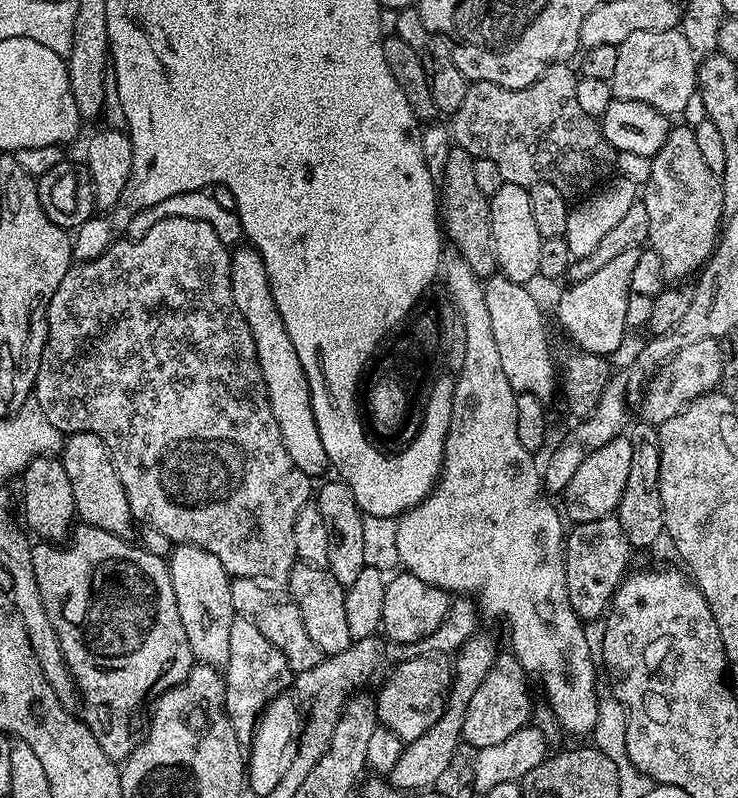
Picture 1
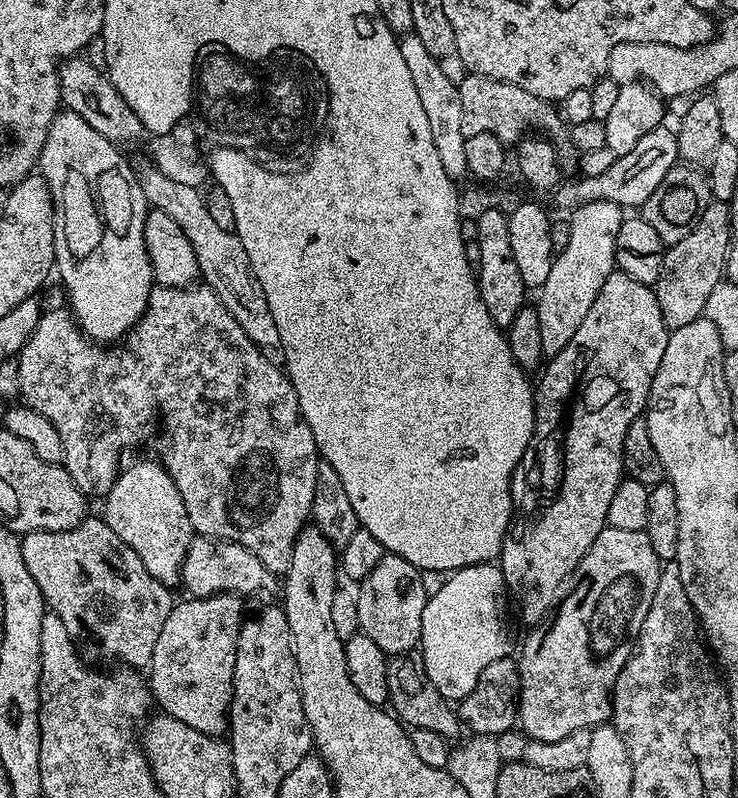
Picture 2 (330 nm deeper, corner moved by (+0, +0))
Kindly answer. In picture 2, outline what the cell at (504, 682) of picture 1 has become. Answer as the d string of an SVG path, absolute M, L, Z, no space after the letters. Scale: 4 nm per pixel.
M605 526L594 538L594 546L582 558L582 562L577 566L575 575L580 576L580 581L576 584L576 589L568 597L559 601L554 615L551 617L552 625L543 632L543 627L536 626L524 640L524 645L520 648L518 663L520 665L520 702L518 705L518 727L528 736L529 740L538 742L558 742L561 738L566 738L566 734L574 734L574 730L589 730L598 724L609 723L612 719L612 691L618 682L618 674L626 666L626 662L631 658L636 647L636 640L642 630L642 622L646 622L646 614L650 614L650 606L654 602L654 590L658 590L658 582L662 571L662 562L658 554L654 554L654 546L650 546L650 538L647 531L635 532L634 530L614 530Z

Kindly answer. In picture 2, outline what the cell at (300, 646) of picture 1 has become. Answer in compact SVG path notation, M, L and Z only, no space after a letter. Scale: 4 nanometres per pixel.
M196 536L186 550L186 558L182 562L180 584L189 597L216 596L219 592L231 592L241 598L249 598L255 592L277 591L277 573L266 570L258 558L246 546L235 544L229 540L219 540L213 536Z

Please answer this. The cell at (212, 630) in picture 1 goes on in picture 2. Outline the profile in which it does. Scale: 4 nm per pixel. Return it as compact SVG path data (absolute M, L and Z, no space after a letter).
M156 459L140 460L129 468L127 465L108 495L103 497L102 504L103 520L134 554L138 554L138 558L142 558L142 566L146 566L158 582L179 585L182 562L194 533L186 514L186 502L182 502L182 494L178 494L178 486L174 486L174 478L170 478L163 463Z

